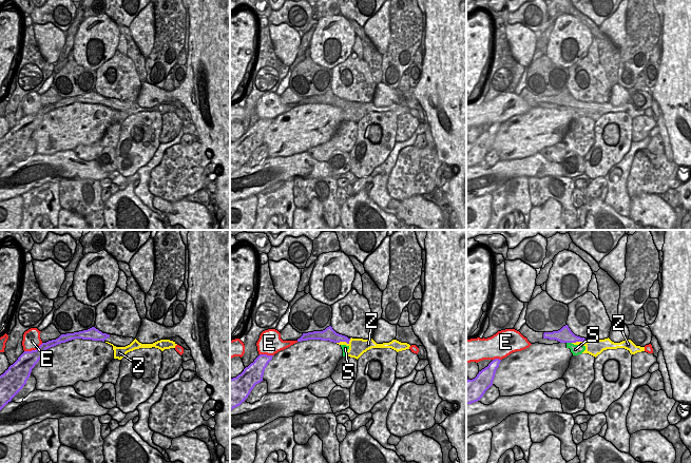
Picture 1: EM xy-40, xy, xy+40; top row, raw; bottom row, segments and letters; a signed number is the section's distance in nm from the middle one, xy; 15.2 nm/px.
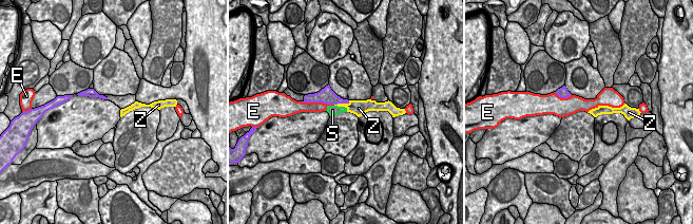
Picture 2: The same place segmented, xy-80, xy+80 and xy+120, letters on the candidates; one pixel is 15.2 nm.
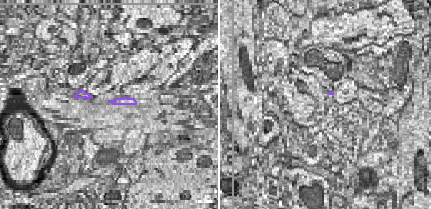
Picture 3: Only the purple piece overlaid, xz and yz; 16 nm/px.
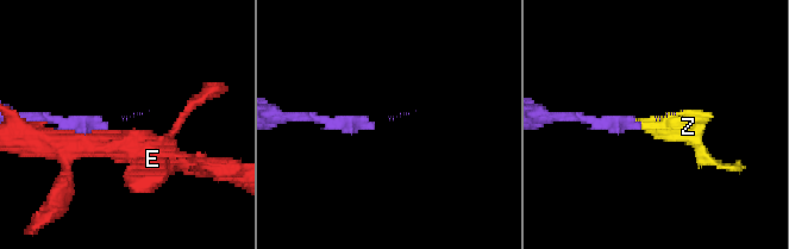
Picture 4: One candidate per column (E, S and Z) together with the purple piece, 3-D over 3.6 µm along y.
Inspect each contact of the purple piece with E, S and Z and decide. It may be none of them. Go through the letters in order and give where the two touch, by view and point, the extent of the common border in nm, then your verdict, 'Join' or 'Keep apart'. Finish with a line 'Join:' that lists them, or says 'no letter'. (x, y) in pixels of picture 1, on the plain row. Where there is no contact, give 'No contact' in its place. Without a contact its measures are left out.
E: Touches purple at xy-40 (33, 114). Shared border 320 nm. Keep apart
S: Touches purple at xy+40 (569, 105). Shared border 80 nm. Keep apart
Z: Touches purple at xy (344, 104). Shared border 260 nm. Keep apart
Join: no letter.

